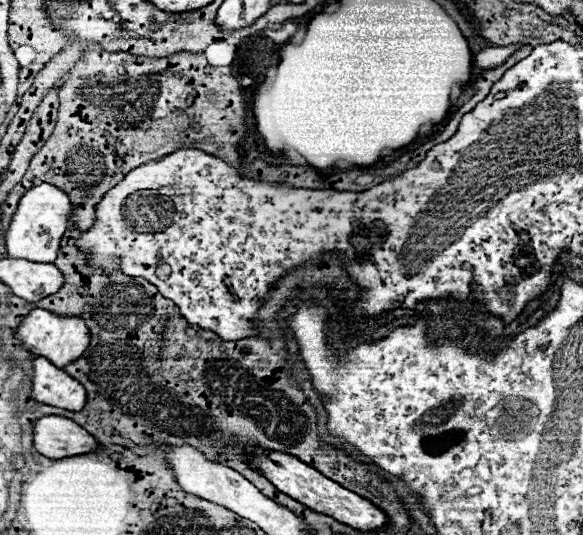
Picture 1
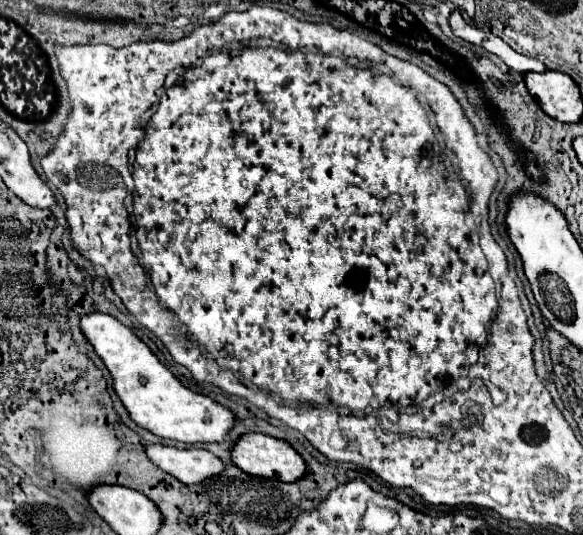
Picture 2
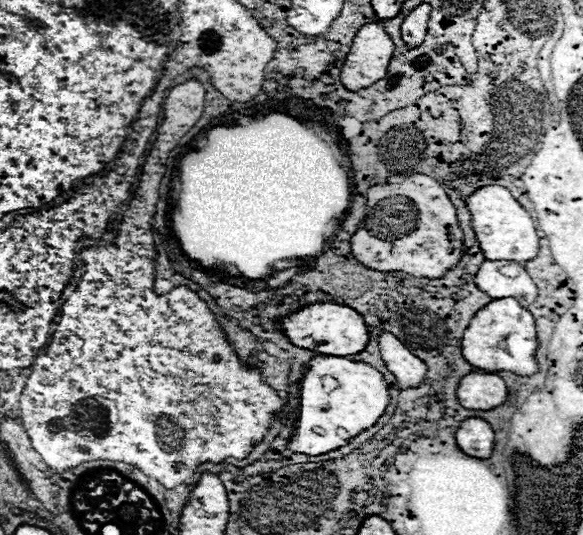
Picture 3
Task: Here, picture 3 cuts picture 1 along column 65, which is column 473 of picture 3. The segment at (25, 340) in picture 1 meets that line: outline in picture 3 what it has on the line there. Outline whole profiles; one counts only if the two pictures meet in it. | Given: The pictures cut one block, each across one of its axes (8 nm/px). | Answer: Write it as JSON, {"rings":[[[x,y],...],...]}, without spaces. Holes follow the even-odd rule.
{"rings":[[[500,298],[486,304],[470,320],[462,336],[462,356],[466,362],[480,370],[512,370],[522,376],[530,376],[538,370],[534,360],[536,350],[536,326],[532,314],[522,308],[514,298]]]}

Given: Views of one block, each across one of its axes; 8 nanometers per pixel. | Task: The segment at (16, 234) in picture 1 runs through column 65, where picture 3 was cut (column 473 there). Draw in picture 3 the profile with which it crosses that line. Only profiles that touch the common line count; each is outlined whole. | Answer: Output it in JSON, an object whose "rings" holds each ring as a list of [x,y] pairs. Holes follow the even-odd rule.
{"rings":[[[482,186],[466,200],[466,208],[470,210],[470,226],[480,242],[480,252],[486,260],[512,260],[512,262],[528,262],[538,254],[540,238],[536,234],[534,220],[528,216],[526,208],[510,194],[504,186]]]}

